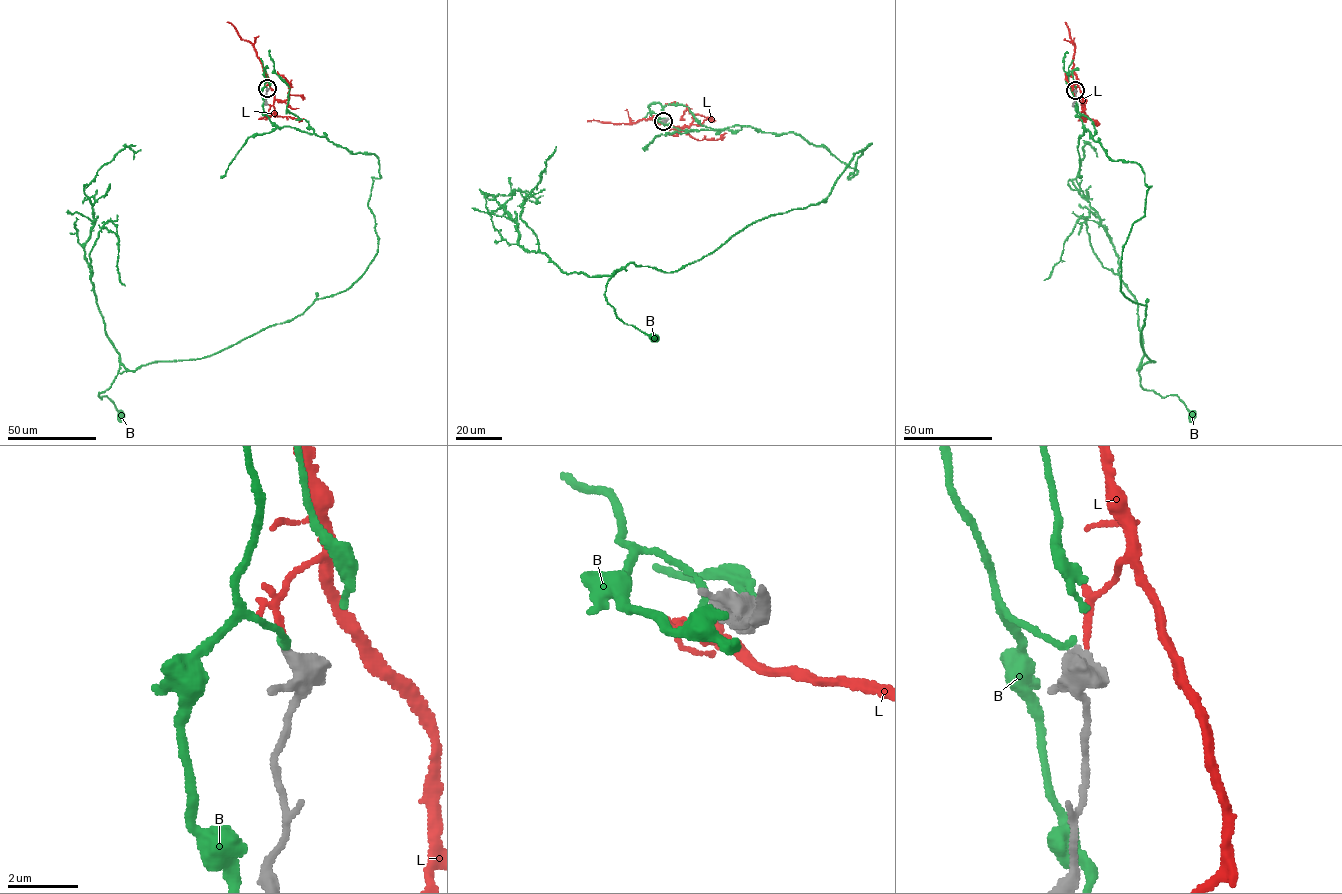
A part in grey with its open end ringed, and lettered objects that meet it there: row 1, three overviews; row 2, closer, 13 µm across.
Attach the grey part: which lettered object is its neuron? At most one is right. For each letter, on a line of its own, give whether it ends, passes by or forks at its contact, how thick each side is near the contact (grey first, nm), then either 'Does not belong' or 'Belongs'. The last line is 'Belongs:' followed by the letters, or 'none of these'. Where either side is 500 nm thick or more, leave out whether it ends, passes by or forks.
B: It ends there. Thickness 360 nm (grey) against 180 nm. Does not belong
L: Thickness 550 nm (grey) against 130 nm. Belongs
Belongs: L

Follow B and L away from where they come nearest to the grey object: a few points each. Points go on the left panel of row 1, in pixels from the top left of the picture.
B: (266, 88), (272, 124), (378, 158), (377, 253), (344, 291), (215, 353), (120, 363), (98, 395), (121, 415)
L: (267, 88), (268, 76), (253, 45), (242, 40), (233, 25), (226, 22)

